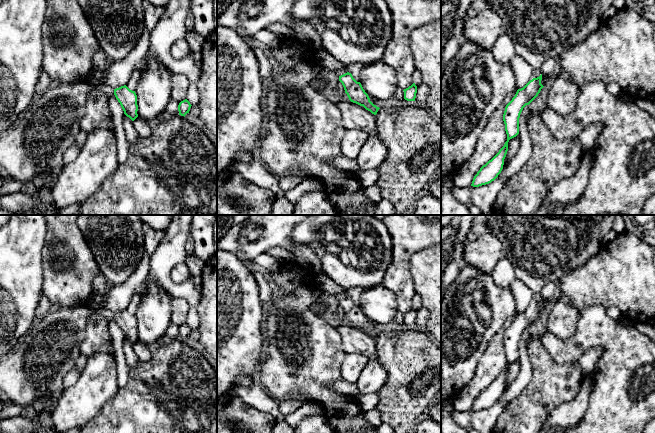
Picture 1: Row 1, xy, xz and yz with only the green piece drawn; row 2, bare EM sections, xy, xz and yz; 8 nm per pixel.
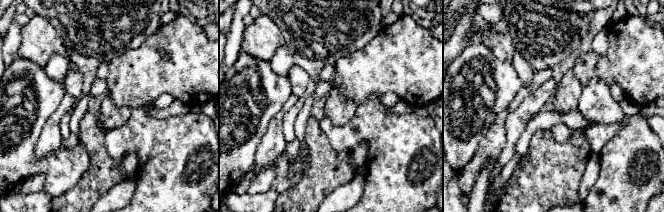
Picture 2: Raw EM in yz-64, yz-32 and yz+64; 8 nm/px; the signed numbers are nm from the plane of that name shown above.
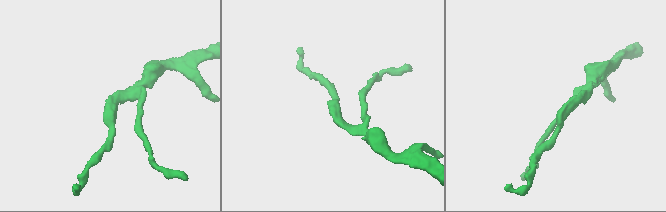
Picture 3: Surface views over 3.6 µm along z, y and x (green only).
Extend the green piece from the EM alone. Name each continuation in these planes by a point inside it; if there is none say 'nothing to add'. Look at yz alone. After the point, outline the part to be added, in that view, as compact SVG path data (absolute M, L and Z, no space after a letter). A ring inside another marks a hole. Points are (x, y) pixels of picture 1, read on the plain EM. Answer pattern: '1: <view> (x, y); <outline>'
1: yz (540, 249); M491 215L484 222L502 242L516 278L533 292L533 302L542 298L540 292L547 282L560 281L564 274L586 264L602 247L598 236L600 221L596 220L541 215Z

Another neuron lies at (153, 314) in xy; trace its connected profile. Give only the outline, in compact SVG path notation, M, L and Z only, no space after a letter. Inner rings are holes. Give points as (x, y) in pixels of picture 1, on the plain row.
M153 285L141 298L135 317L138 342L153 349L163 340L171 323L172 300L165 290Z

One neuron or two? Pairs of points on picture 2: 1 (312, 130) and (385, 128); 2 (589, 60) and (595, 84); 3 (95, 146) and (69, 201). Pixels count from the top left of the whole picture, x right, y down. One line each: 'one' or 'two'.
1: two
2: two
3: one

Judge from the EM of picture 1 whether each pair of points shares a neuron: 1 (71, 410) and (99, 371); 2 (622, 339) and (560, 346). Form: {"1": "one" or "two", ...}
{"1": "one", "2": "one"}

